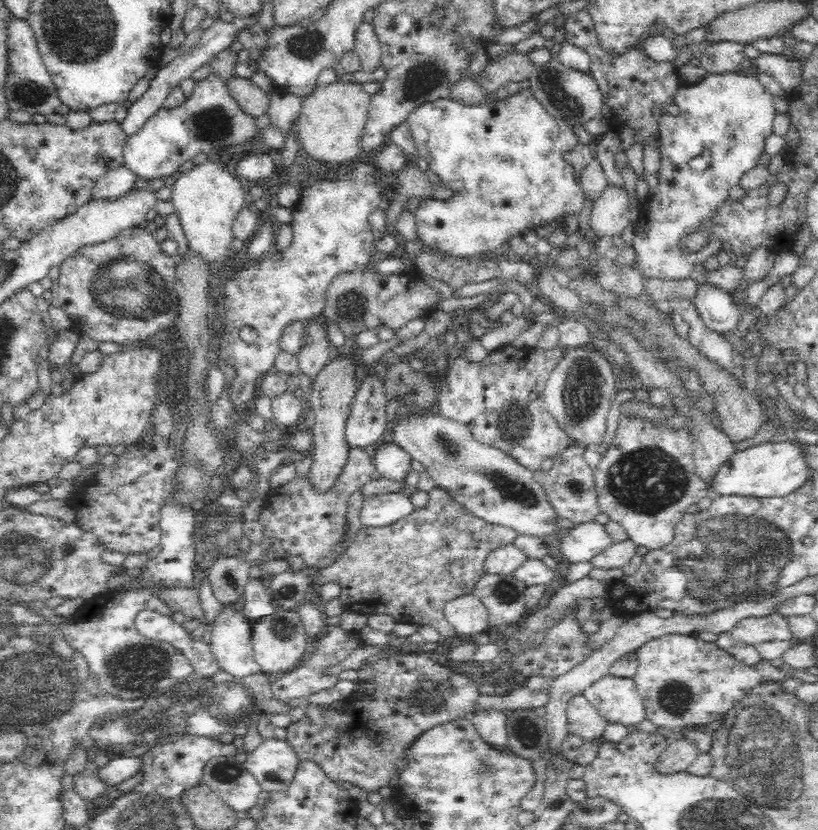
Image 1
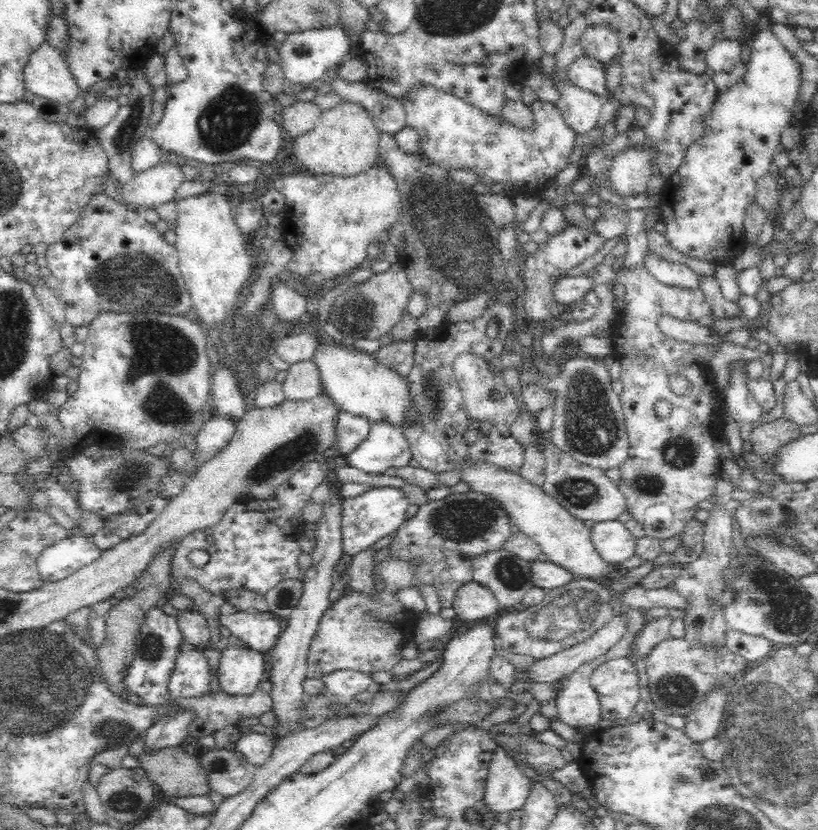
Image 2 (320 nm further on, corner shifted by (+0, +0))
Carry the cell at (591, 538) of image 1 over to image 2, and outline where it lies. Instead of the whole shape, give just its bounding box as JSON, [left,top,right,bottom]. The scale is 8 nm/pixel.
[590,519,635,567]

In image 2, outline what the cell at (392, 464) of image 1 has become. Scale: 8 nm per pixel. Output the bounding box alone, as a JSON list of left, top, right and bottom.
[346,423,412,474]

